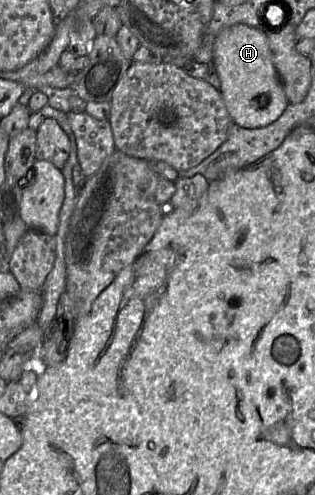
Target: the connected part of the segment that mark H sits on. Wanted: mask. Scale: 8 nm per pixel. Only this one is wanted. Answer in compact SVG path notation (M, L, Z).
M245 24L223 29L215 38L212 70L220 80L220 93L232 120L241 127L256 129L277 120L289 101L272 60L264 30Z

